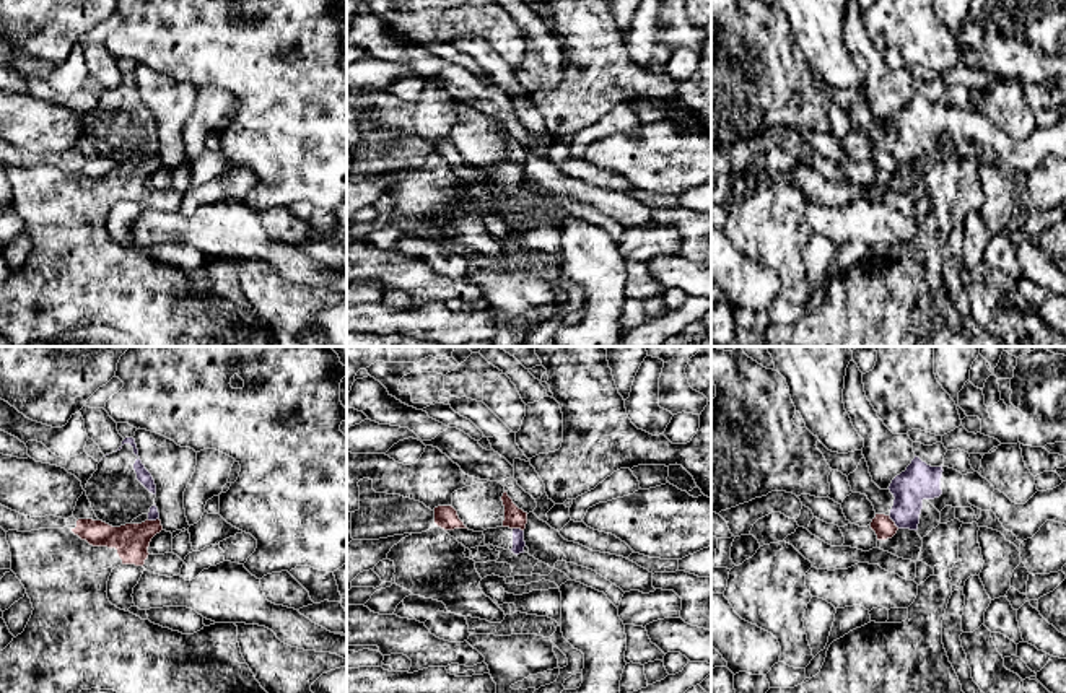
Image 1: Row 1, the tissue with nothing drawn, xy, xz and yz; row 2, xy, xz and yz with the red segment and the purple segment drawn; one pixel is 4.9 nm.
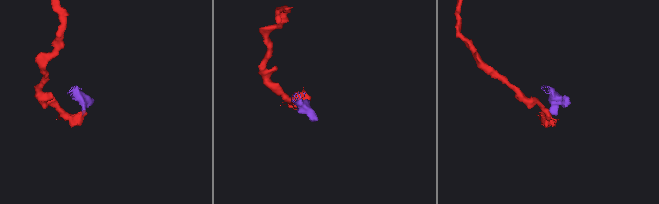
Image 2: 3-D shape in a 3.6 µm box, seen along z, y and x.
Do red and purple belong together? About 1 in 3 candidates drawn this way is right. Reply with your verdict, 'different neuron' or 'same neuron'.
different neuron

